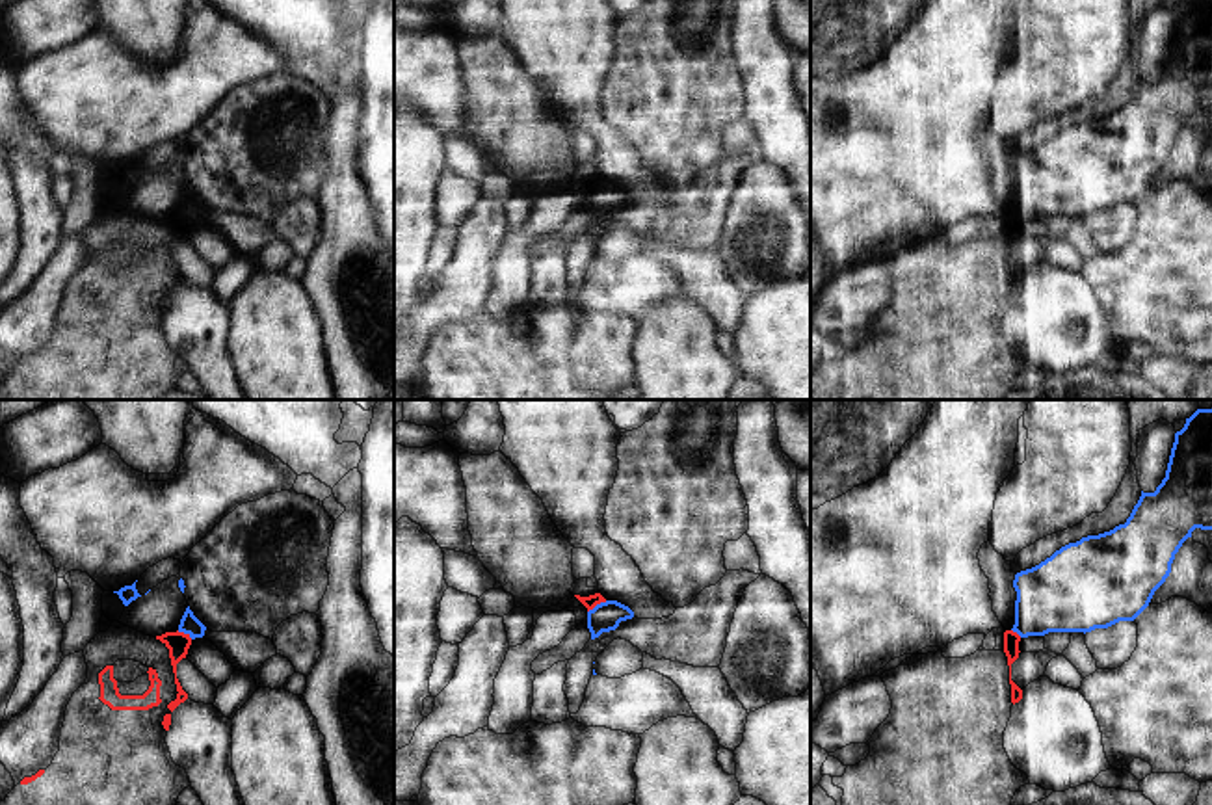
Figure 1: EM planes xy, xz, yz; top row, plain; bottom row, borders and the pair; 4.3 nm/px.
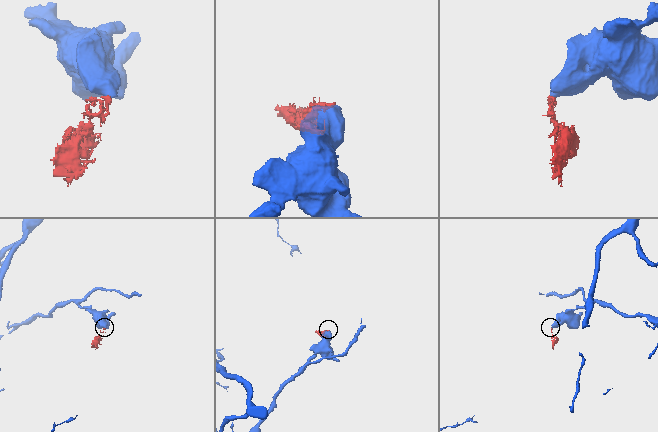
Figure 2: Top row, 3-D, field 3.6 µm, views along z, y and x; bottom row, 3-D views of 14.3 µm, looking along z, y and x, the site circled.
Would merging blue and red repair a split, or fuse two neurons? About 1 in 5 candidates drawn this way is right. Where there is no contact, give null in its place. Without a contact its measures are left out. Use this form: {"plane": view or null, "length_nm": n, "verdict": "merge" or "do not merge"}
{"plane": "xz", "length_nm": 100, "verdict": "do not merge"}

